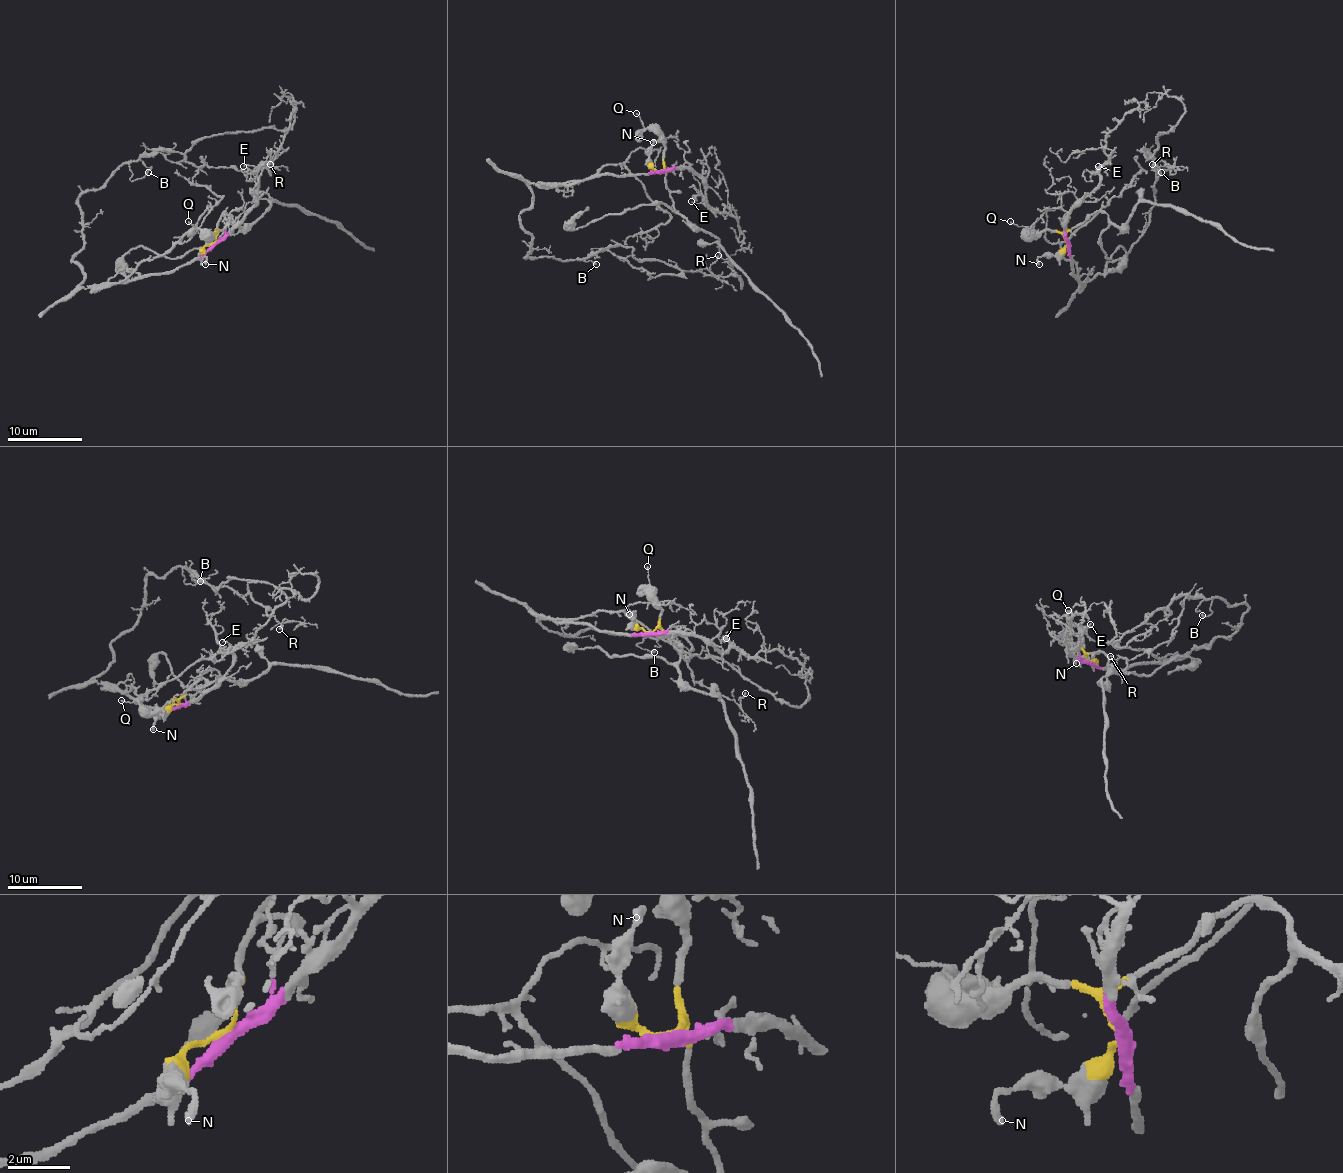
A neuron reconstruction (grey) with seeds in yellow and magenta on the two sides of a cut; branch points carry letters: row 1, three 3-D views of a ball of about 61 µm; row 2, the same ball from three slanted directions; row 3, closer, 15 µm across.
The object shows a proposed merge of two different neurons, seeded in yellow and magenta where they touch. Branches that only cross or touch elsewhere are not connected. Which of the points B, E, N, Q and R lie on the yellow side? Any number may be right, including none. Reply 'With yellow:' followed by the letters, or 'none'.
With yellow: N, Q

